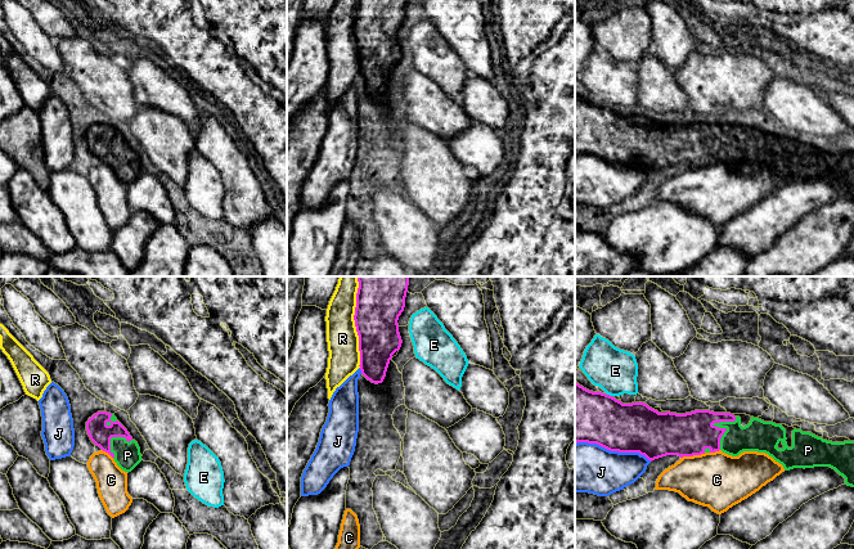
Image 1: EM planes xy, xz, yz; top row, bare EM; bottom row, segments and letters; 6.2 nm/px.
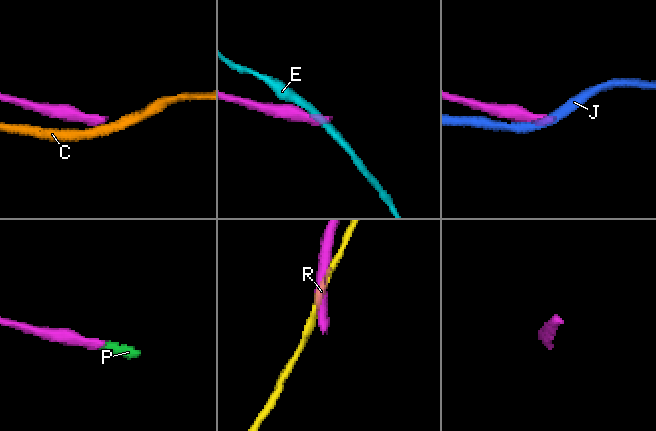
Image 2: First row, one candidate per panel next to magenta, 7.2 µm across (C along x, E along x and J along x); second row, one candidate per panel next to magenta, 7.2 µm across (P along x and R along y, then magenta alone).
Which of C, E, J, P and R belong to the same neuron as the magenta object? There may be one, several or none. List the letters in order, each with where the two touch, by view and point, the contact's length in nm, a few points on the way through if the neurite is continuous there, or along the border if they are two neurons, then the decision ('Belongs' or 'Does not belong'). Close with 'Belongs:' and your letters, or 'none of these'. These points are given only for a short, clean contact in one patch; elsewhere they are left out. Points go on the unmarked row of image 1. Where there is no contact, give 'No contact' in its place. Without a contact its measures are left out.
C: Touches magenta at yz (692, 167). Shared border 160 nm. Boundary: yz (705, 165), (681, 170). Does not belong
E: Touches magenta at yz (608, 107). Shared border 40 nm. Boundary: yz (607, 106), (611, 108). Does not belong
J: Touches magenta at yz (614, 162). Shared border 500 nm. Does not belong
P: Touches magenta at yz (718, 139). Shared border 240 nm. Path across: yz (684, 147), (718, 139), (732, 148), (756, 148). Belongs
R: Touches magenta at xz (356, 40). Shared border 500 nm. Does not belong
Belongs: P

